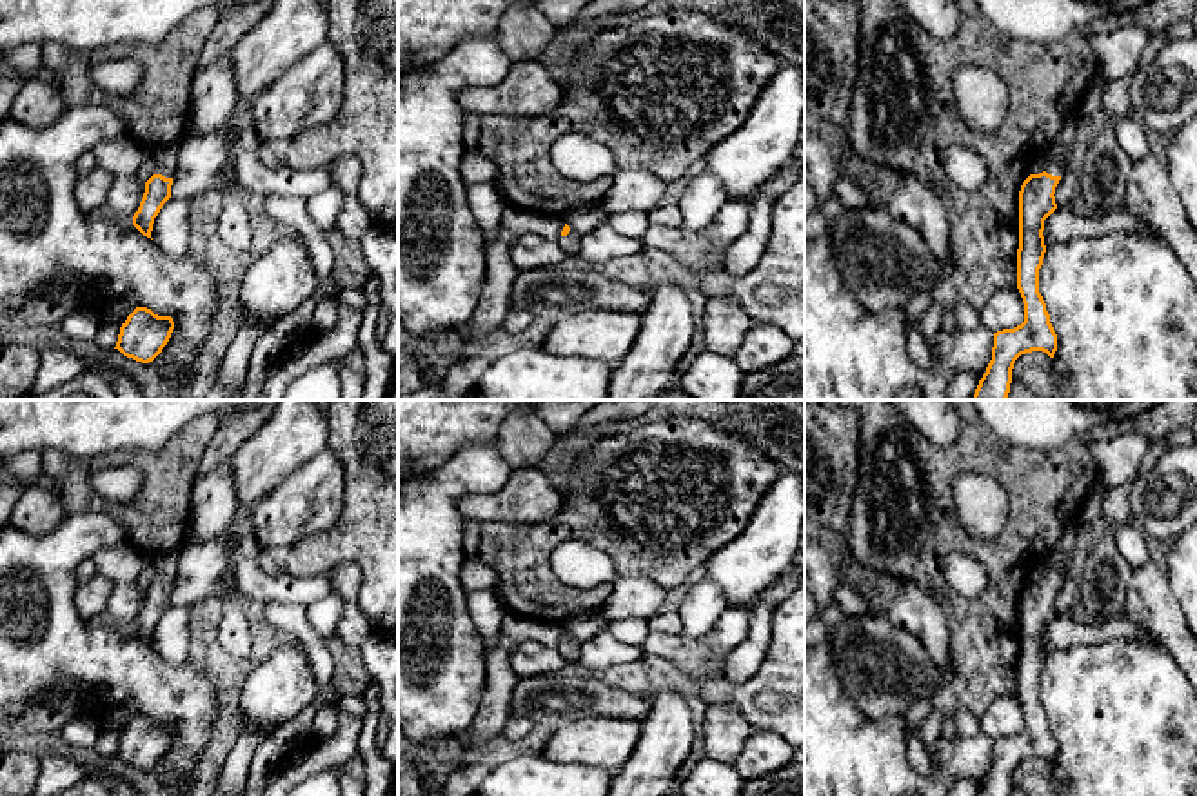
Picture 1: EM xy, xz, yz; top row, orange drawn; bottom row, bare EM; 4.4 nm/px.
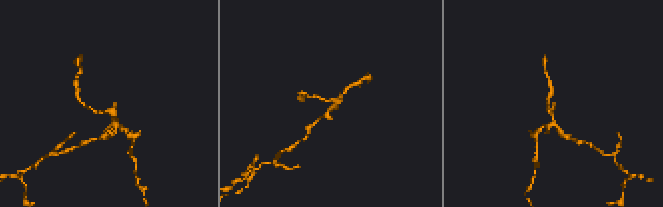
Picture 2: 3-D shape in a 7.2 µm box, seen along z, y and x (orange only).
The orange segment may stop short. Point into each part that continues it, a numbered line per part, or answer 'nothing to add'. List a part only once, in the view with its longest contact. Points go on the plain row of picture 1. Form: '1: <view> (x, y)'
1: xy (166, 564)

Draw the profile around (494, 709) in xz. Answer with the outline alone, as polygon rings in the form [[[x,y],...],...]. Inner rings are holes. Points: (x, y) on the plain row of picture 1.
[[[507,611],[500,636],[494,645],[485,649],[487,682],[478,714],[461,738],[465,747],[480,747],[501,734],[510,718],[512,691],[518,685],[518,676],[510,669],[510,652],[525,638],[558,649],[565,634],[563,625],[549,625],[519,618]]]

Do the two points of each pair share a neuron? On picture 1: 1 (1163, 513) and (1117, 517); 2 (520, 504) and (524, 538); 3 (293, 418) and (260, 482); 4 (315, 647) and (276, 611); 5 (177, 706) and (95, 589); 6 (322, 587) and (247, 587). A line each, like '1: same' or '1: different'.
1: different
2: different
3: same
4: same
5: different
6: same

